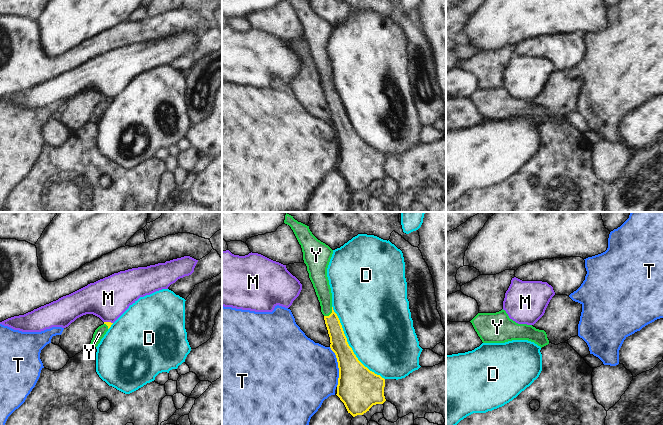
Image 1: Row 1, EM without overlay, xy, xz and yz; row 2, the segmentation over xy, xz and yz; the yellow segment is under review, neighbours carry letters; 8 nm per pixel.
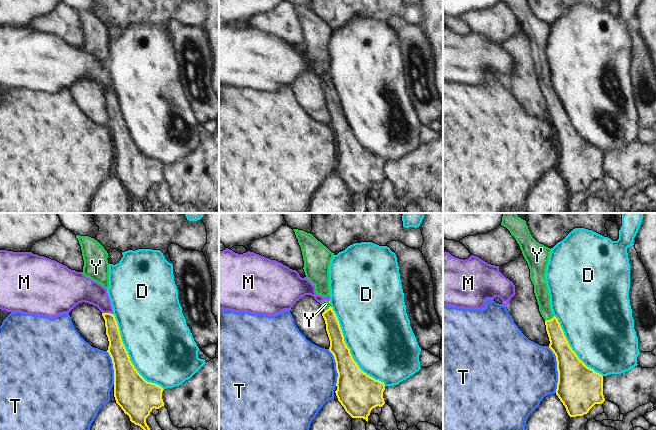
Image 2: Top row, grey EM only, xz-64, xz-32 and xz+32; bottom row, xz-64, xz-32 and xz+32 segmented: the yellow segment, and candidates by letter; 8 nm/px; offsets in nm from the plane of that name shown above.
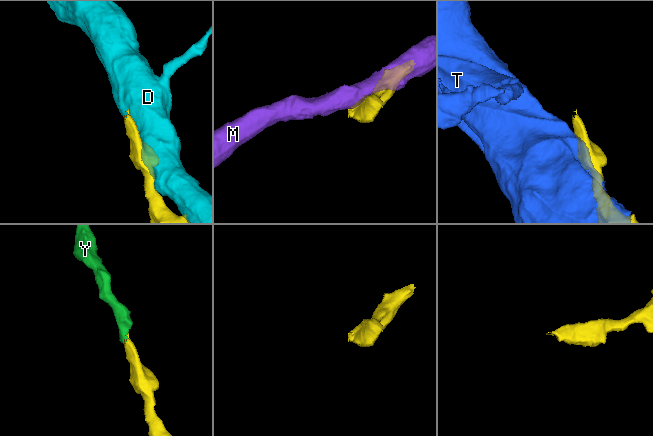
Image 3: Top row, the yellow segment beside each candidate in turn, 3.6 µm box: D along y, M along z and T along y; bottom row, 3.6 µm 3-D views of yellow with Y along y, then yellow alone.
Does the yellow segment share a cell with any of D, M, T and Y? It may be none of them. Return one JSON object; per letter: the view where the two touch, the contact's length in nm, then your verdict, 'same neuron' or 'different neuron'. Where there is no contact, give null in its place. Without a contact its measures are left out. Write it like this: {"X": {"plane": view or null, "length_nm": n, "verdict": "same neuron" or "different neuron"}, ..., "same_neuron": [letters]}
{"D": {"plane": "xz", "length_nm": 750, "verdict": "different neuron"}, "M": {"plane": "xy", "length_nm": 70, "verdict": "different neuron"}, "T": {"plane": "xz", "length_nm": 320, "verdict": "different neuron"}, "Y": {"plane": "xz", "length_nm": 100, "verdict": "same neuron"}, "same_neuron": ["Y"]}

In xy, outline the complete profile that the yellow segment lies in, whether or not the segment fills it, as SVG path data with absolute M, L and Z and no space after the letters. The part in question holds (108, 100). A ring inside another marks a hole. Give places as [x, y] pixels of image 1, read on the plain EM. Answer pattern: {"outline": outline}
{"outline": "M104 98L103 101L99 102L94 110L93 110L93 114L91 116L90 119L90 123L97 123L98 120L100 119L101 115L104 113L104 111L106 110L106 108L108 107L108 105L111 103L113 99L111 98Z"}

